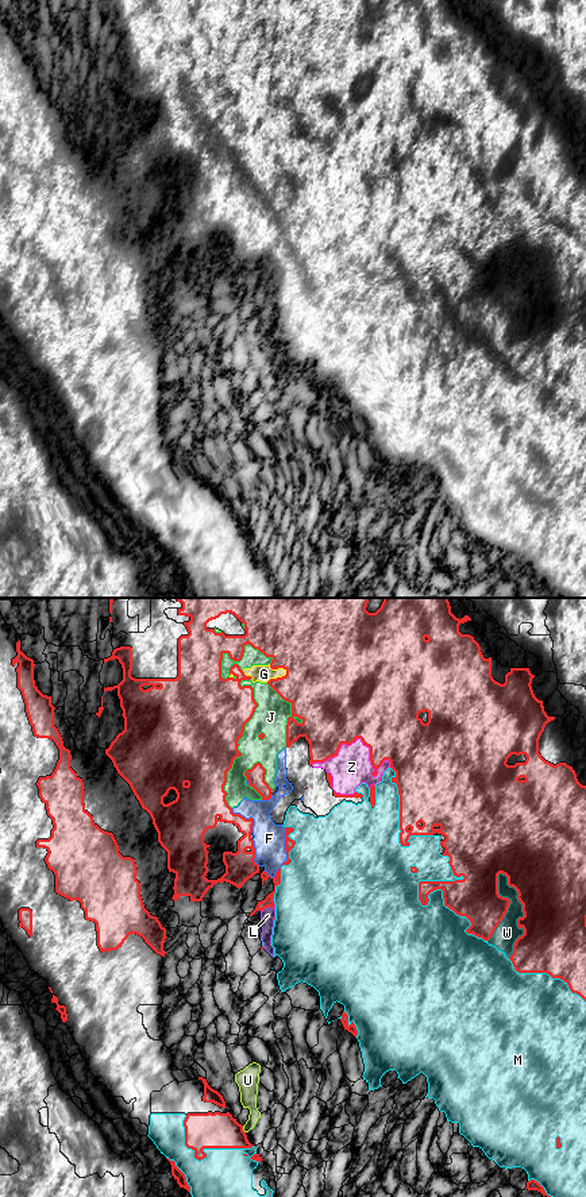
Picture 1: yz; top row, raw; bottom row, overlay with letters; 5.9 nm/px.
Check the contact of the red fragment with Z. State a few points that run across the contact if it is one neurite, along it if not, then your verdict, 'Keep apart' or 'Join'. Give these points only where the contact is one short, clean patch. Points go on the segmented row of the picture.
Join

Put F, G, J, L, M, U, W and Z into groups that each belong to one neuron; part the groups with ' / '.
F G J L M U W Z

